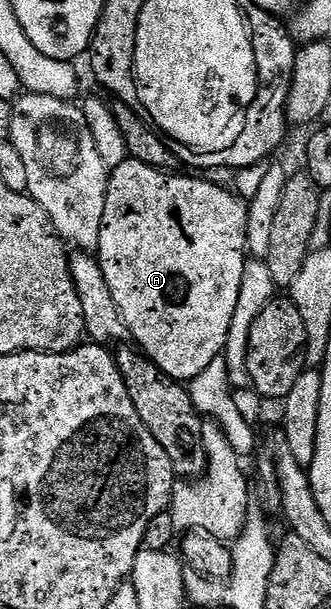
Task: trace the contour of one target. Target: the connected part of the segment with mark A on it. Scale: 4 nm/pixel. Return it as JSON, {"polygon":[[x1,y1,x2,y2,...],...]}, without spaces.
{"polygon":[[134,159,123,160,117,168,111,169,108,177,108,193,106,194,105,214,101,220,100,245,98,247,98,263,102,266,102,274,106,274,106,286,110,286,110,294,114,294,114,302,118,302,120,318,128,328,129,337,138,345,148,359,153,360,162,371,171,378,181,382,190,382,214,358,221,355,230,333,231,322,234,317,235,306,238,303,238,294,242,285,243,266,246,261,246,226,248,225,248,206,235,191,227,192,208,180,199,180,199,175,172,176,171,171,151,168]]}

